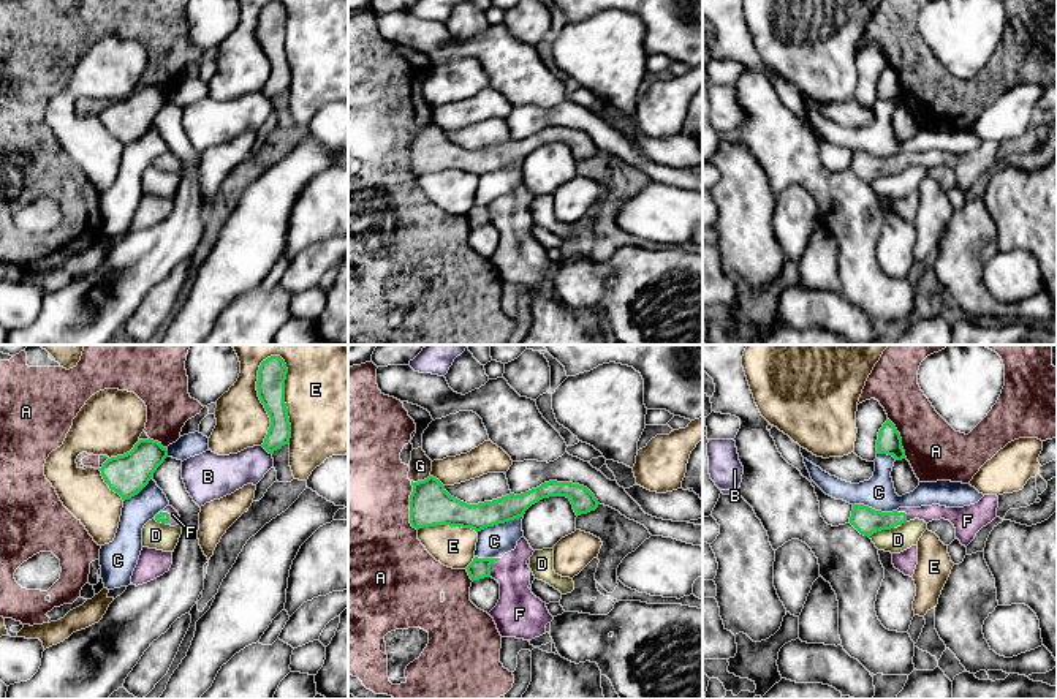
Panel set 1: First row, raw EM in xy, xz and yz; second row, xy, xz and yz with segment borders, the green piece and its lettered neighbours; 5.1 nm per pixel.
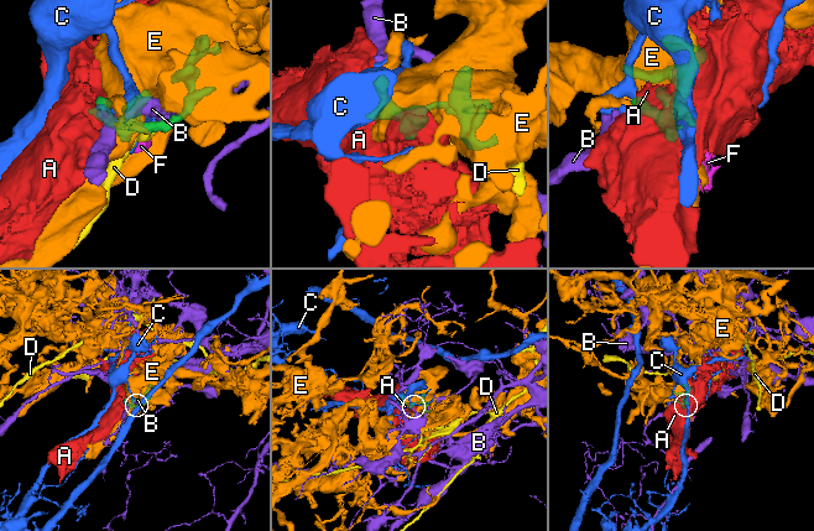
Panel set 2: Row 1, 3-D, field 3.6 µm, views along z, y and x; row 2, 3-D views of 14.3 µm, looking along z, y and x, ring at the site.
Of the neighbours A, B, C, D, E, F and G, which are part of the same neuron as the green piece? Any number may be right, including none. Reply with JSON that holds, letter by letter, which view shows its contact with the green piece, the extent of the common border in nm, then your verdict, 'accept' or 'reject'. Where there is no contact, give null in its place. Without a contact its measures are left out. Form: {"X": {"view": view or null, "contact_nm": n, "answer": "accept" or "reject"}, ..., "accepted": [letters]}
{"A": {"view": "xz", "contact_nm": 260, "answer": "reject"}, "B": {"view": "xy", "contact_nm": 80, "answer": "reject"}, "C": {"view": "xz", "contact_nm": 260, "answer": "reject"}, "D": {"view": "yz", "contact_nm": 140, "answer": "reject"}, "E": {"view": "xy", "contact_nm": 480, "answer": "reject"}, "F": {"view": "xz", "contact_nm": 110, "answer": "accept"}, "G": {"view": "xz", "contact_nm": 100, "answer": "reject"}, "accepted": ["F"]}

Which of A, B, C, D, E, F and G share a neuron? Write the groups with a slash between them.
A G / B / C / D / E / F

